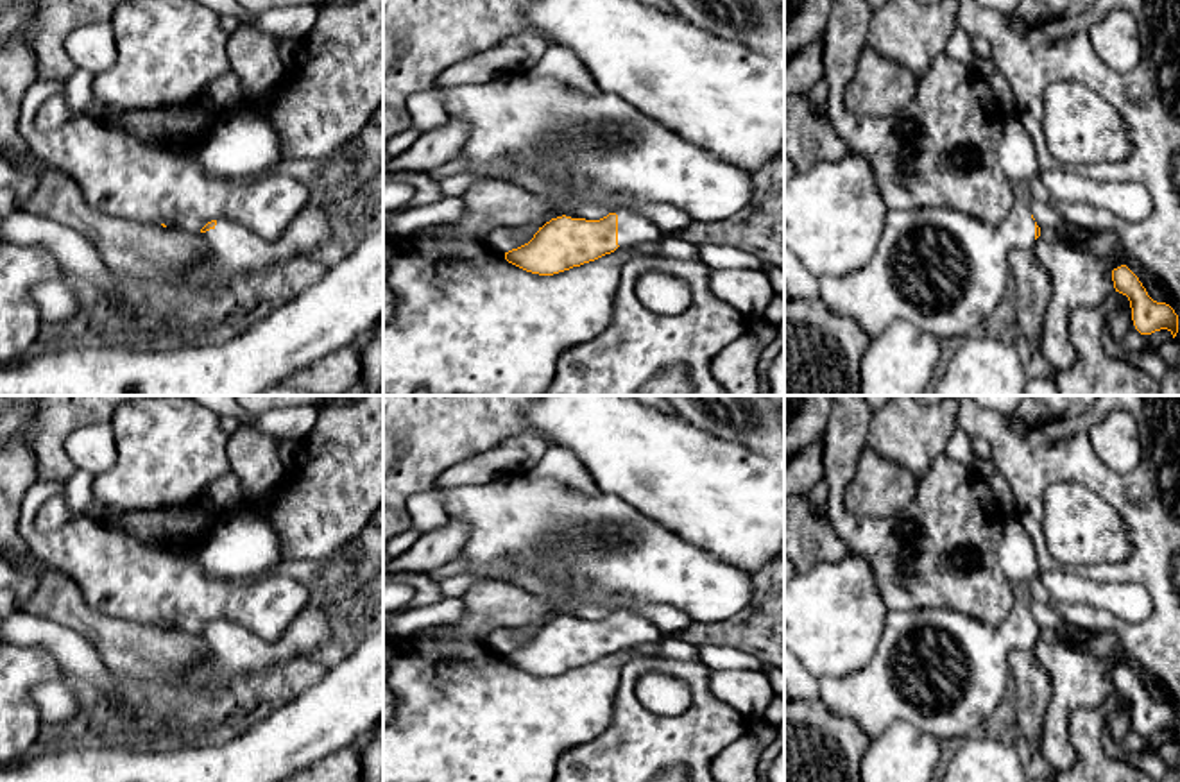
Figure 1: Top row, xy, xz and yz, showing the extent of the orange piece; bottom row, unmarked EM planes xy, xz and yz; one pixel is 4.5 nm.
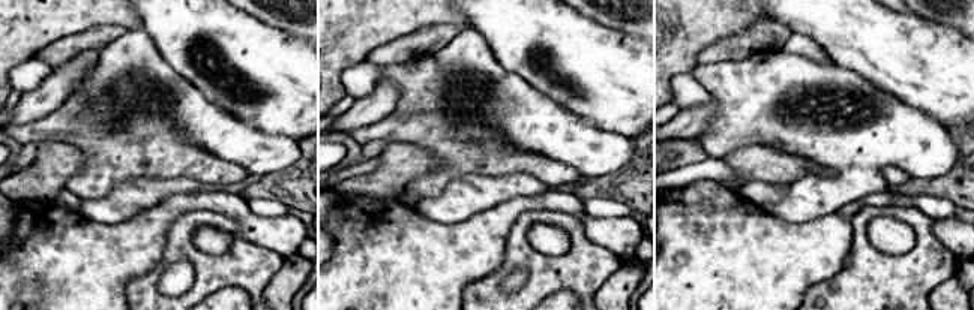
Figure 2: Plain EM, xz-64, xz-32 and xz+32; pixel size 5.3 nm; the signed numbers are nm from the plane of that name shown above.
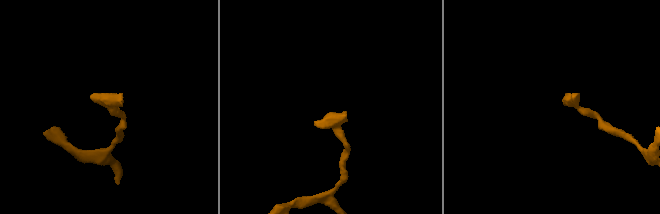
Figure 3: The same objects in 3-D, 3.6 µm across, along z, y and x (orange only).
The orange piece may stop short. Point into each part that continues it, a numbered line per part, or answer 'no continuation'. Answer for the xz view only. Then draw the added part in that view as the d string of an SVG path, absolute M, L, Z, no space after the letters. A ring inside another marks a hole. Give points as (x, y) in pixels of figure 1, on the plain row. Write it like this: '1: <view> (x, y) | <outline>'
1: xz (600, 548) | M510 472L485 485L446 489L442 503L449 519L466 521L469 530L458 553L467 560L467 569L437 582L442 598L462 598L473 585L491 580L482 576L483 564L510 560L577 598L589 599L593 605L614 607L620 648L639 648L663 639L663 633L636 610L637 605L670 605L688 614L691 623L714 625L738 616L754 599L747 571L722 562L698 544L684 540L616 494L602 490L587 494L557 480L537 480Z

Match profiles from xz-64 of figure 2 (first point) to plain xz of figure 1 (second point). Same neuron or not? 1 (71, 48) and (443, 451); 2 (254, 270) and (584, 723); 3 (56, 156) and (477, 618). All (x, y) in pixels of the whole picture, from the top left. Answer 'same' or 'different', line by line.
1: different
2: different
3: same

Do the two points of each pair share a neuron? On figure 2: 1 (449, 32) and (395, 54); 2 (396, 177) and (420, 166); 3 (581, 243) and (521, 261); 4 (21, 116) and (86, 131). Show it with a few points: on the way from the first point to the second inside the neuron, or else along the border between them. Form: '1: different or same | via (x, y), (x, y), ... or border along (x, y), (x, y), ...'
1: same | via (435, 36), (408, 47)
2: same | via (402, 171), (407, 166), (414, 166)
3: same | via (569, 259), (565, 264), (538, 264)
4: different | border along (66, 99), (48, 114), (15, 126)

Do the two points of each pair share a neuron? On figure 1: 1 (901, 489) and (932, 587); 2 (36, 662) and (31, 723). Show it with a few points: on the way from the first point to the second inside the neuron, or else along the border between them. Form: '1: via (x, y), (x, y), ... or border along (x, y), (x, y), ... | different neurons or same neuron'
1: border along (919, 478), (915, 498), (899, 512), (865, 518) | different neurons
2: via (22, 677), (22, 709) | same neuron

